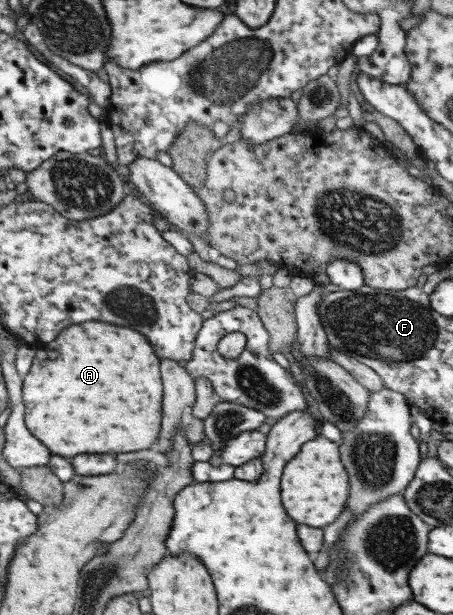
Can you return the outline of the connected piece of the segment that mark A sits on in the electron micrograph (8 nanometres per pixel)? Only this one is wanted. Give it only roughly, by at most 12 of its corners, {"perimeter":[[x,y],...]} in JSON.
{"perimeter":[[103,321],[36,349],[26,425],[52,453],[144,451],[160,359]]}

